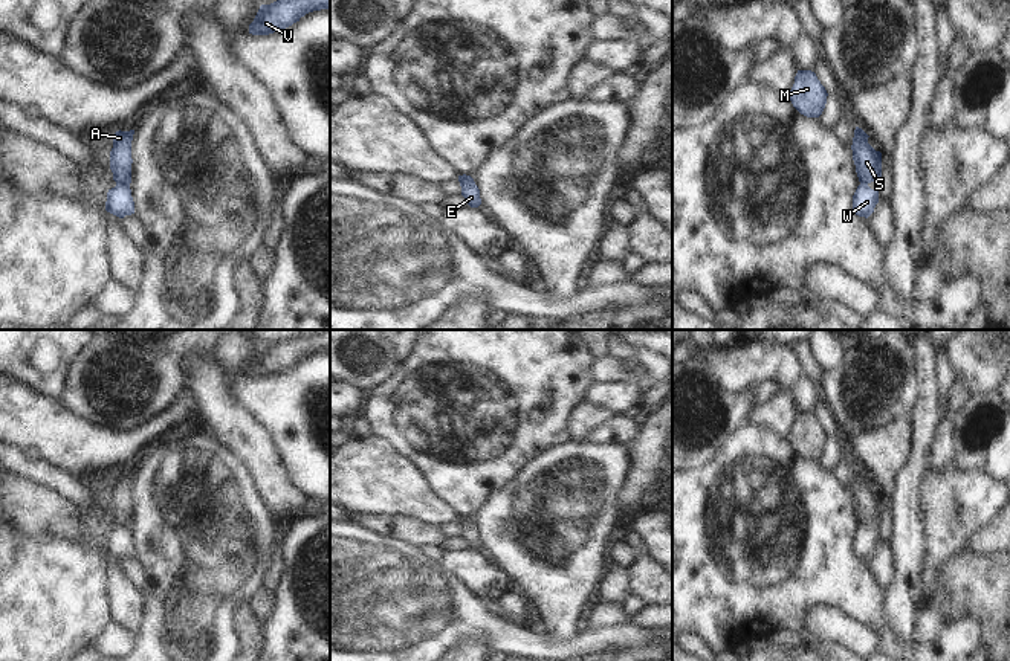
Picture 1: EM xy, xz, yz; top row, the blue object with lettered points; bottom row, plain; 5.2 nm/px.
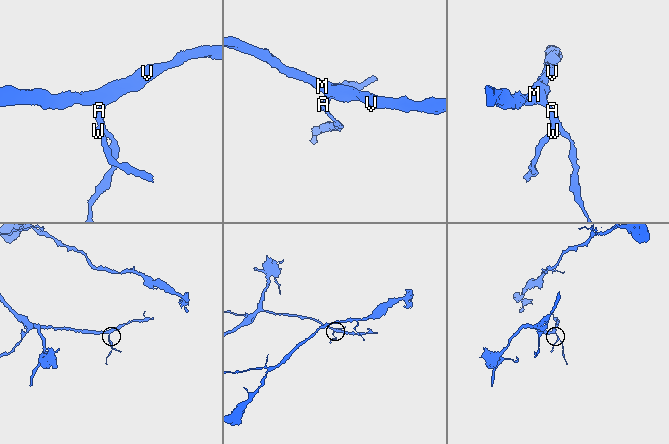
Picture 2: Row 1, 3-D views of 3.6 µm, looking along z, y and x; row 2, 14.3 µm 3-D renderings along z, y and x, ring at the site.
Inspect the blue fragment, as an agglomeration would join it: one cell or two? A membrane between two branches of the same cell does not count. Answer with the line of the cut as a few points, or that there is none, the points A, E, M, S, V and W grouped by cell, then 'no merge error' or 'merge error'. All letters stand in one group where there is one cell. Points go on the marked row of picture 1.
cut in xy along (116, 182), (129, 187); A E M S V / W; merge error

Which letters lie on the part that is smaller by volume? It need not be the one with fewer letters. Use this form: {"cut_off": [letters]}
{"cut_off": ["W"]}

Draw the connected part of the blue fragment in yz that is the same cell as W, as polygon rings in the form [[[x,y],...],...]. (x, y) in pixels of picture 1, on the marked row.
[[[860,183],[853,195],[853,211],[859,217],[868,218],[879,203],[879,191],[871,189],[868,183]]]

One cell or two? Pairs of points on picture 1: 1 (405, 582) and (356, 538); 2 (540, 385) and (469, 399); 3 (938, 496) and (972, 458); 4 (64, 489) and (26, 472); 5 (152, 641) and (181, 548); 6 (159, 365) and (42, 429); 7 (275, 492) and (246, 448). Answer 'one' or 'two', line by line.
1: one
2: one
3: two
4: one
5: one
6: two
7: one

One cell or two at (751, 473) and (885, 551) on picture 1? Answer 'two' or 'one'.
two

